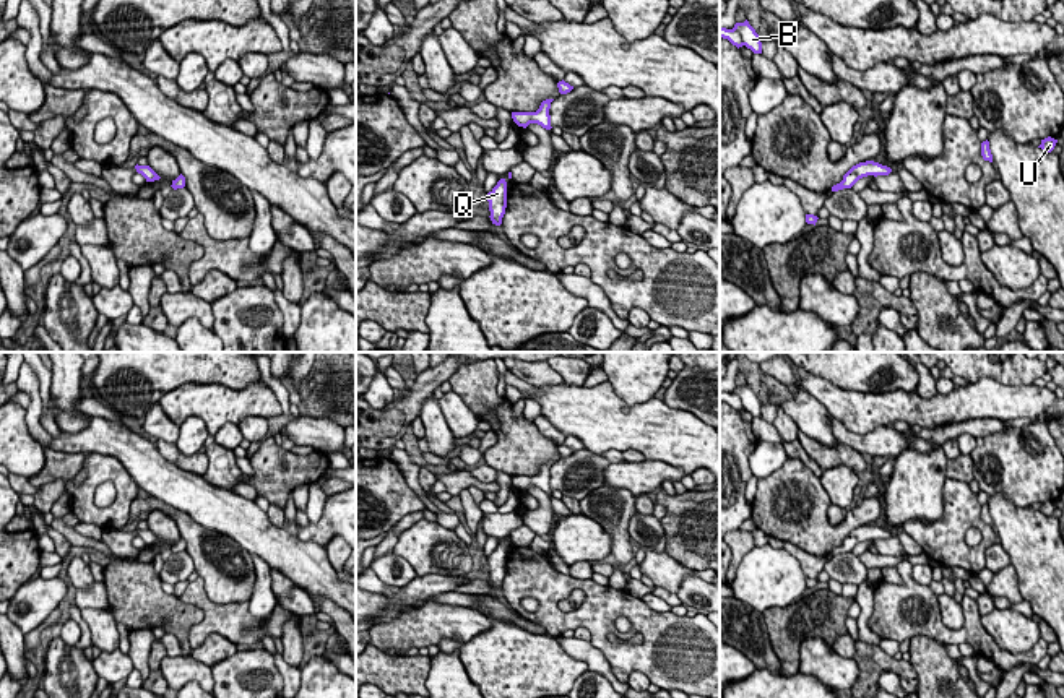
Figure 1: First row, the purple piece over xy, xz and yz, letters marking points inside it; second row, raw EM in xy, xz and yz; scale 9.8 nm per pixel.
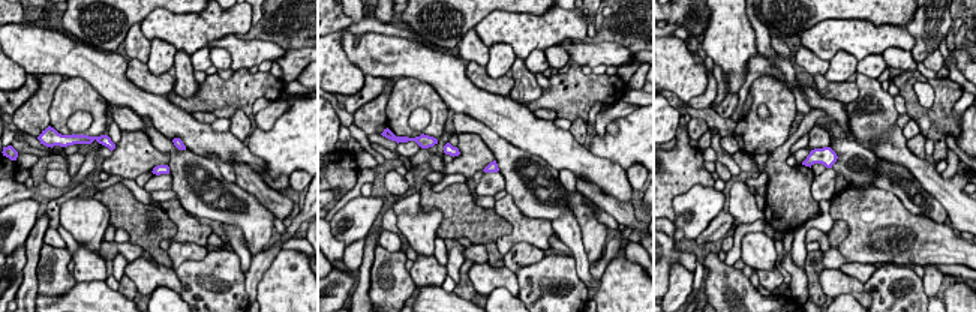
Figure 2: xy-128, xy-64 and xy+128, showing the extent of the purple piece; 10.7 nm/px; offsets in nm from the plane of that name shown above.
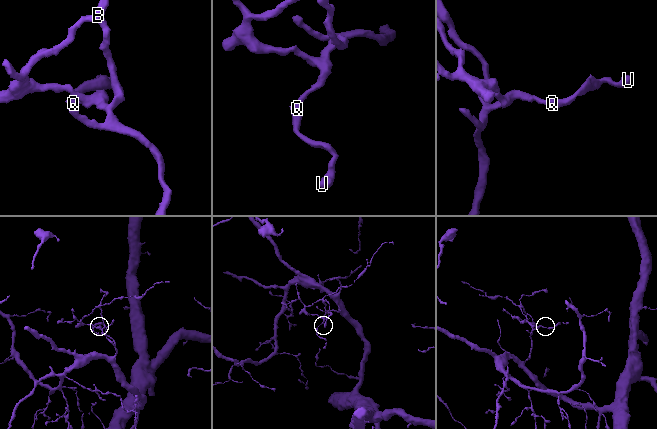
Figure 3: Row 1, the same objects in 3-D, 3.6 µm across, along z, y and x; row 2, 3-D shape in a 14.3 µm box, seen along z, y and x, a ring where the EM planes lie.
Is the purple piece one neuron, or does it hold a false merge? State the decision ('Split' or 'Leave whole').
Leave whole

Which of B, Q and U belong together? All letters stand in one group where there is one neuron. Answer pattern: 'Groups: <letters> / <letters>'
Groups: B Q U

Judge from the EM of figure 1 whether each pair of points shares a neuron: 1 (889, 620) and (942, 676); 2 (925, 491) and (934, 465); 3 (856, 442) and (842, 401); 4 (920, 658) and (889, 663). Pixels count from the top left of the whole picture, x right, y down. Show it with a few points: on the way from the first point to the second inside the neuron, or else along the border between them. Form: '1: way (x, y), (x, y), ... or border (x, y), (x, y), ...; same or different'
1: border (910, 638), (929, 637), (946, 645); different
2: way (925, 484), (928, 471); same
3: border (830, 414), (861, 434), (890, 427); different
4: border (908, 661), (918, 680); different

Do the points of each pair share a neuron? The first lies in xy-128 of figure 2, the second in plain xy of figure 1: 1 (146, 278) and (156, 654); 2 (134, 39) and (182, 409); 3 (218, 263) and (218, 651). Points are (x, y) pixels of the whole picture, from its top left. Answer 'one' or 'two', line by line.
1: two
2: two
3: two

